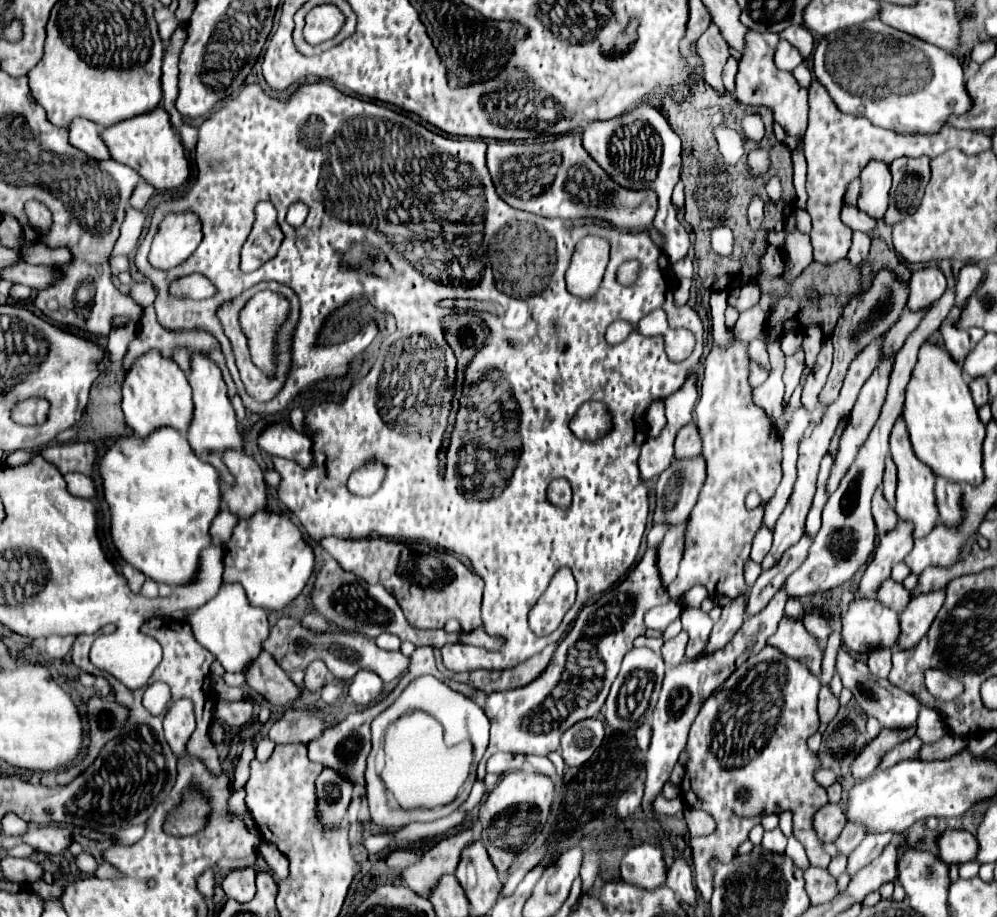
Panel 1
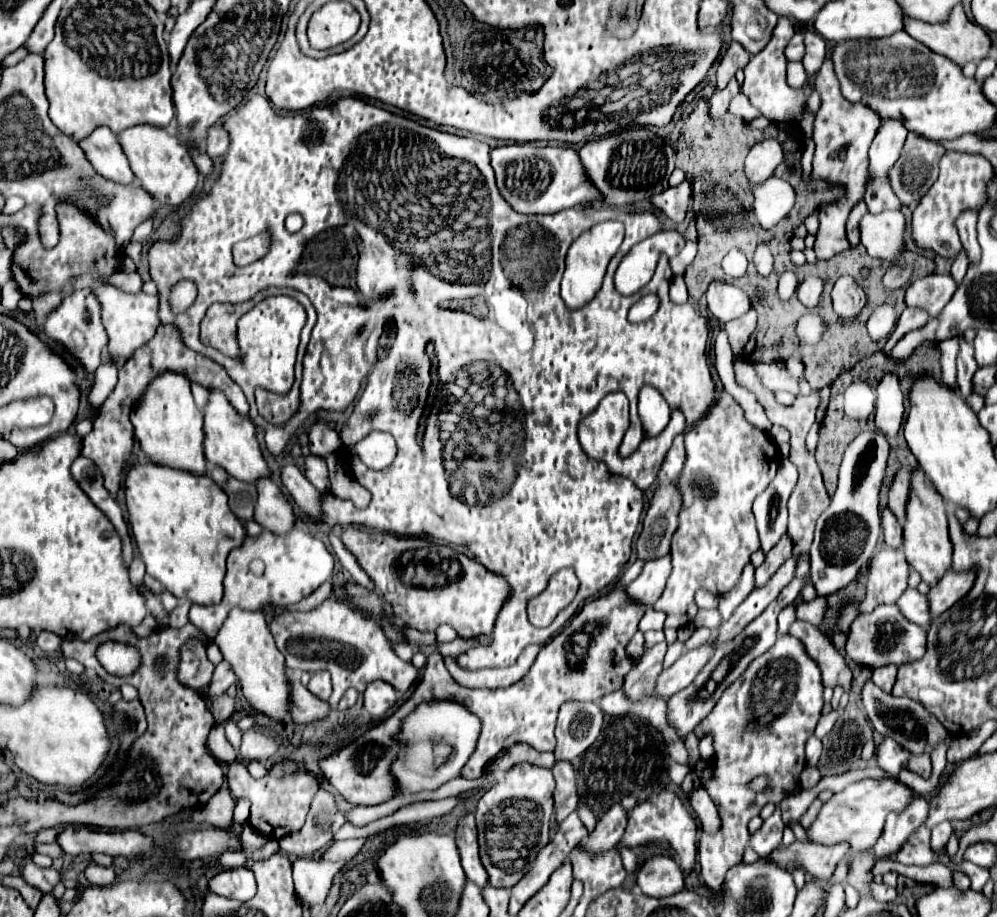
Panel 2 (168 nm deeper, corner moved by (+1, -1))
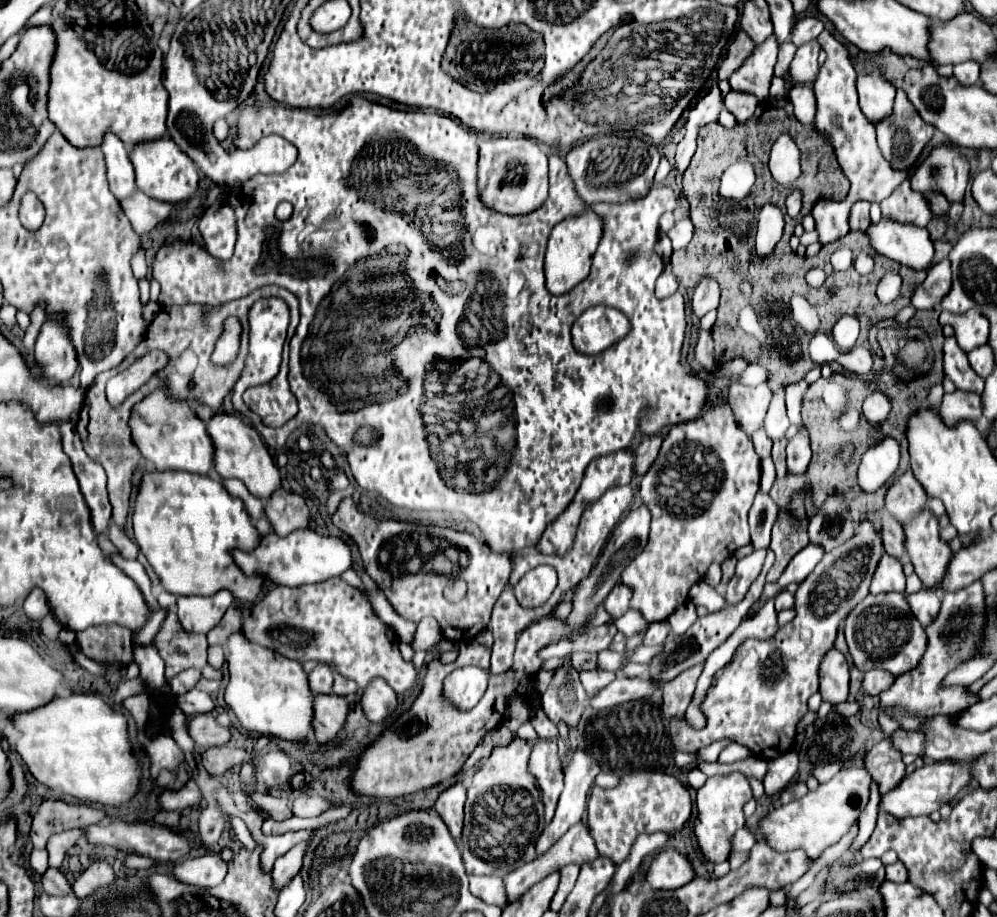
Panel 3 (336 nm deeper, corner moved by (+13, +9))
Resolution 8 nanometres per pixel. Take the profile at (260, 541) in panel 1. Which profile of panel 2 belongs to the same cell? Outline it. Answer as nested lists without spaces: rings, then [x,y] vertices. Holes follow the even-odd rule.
[[[294,527],[286,535],[274,535],[272,531],[262,531],[256,537],[244,539],[242,545],[238,545],[238,547],[234,547],[234,551],[230,551],[228,571],[226,571],[226,579],[224,579],[226,595],[224,595],[222,603],[216,603],[214,607],[192,605],[190,621],[198,629],[202,629],[208,635],[208,639],[212,641],[232,607],[240,607],[246,611],[262,611],[266,607],[282,609],[282,607],[294,605],[302,597],[310,595],[324,581],[328,581],[332,577],[332,567],[334,567],[334,557],[324,547],[324,543],[320,539],[300,531],[298,527]],[[250,559],[264,561],[262,575],[252,573]]]

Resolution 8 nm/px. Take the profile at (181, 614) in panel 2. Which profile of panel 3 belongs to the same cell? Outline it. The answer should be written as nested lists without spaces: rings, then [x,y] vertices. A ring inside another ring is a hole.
[[[160,609],[155,612],[148,623],[137,633],[133,635],[133,641],[135,643],[149,644],[154,638],[154,635],[158,632],[162,621],[165,619],[167,614],[166,609]]]

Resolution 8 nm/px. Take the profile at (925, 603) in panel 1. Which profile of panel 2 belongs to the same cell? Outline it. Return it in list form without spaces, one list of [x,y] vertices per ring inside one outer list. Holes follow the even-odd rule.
[[[946,571],[946,575],[928,591],[928,603],[930,603],[930,617],[938,617],[944,611],[948,611],[954,603],[958,603],[972,587],[974,573],[954,573]]]

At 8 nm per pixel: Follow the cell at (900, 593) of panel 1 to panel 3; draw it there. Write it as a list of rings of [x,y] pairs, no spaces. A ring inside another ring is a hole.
[[[922,589],[918,593],[912,593],[912,595],[906,595],[910,607],[912,607],[912,613],[914,617],[926,627],[934,621],[934,617],[938,615],[940,611],[940,605],[942,605],[942,599],[940,595],[934,591],[934,589]]]

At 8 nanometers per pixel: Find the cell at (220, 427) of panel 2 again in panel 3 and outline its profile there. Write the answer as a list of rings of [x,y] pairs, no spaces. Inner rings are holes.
[[[216,413],[208,423],[208,433],[216,447],[214,469],[222,479],[240,479],[248,487],[248,491],[258,499],[268,499],[276,489],[282,487],[280,469],[268,453],[268,447],[262,443],[258,431],[246,425],[238,415]]]

